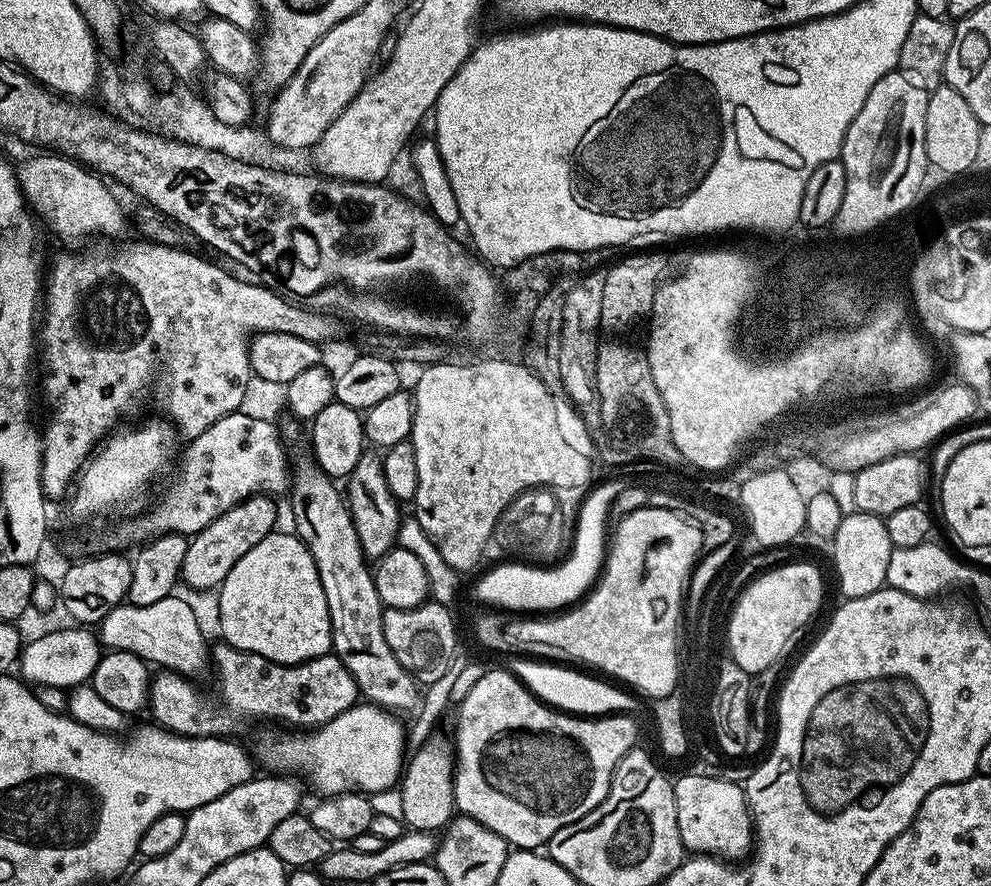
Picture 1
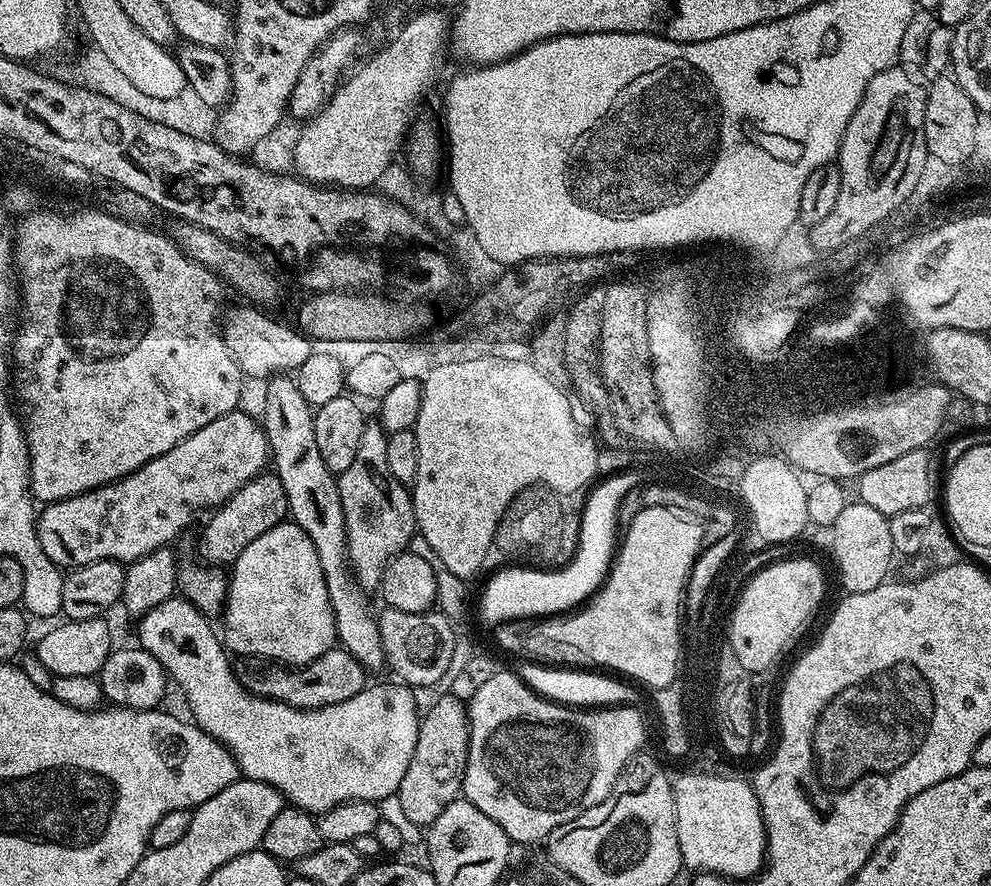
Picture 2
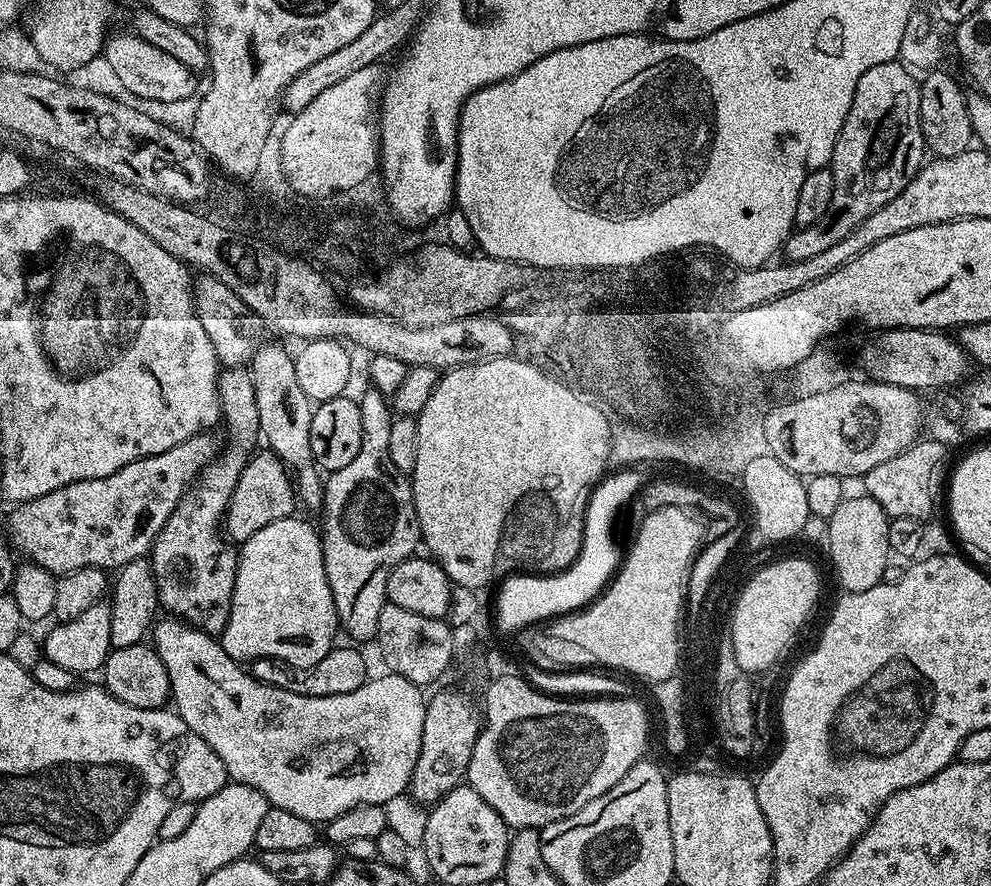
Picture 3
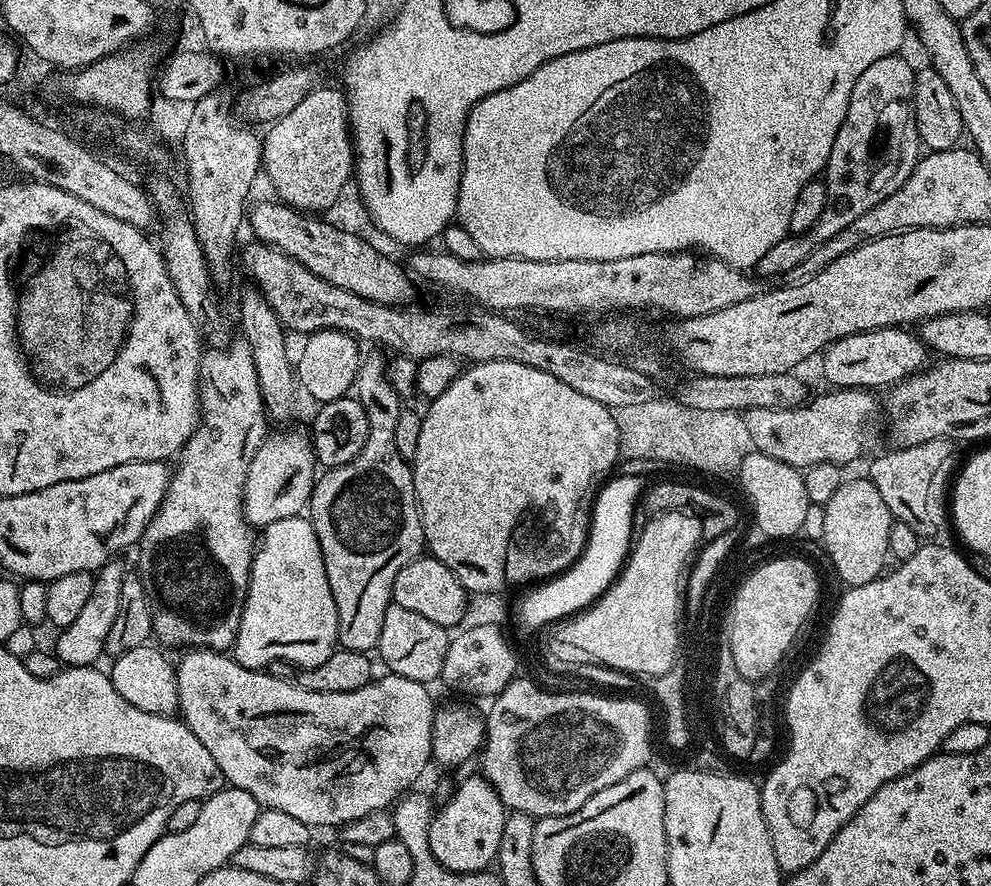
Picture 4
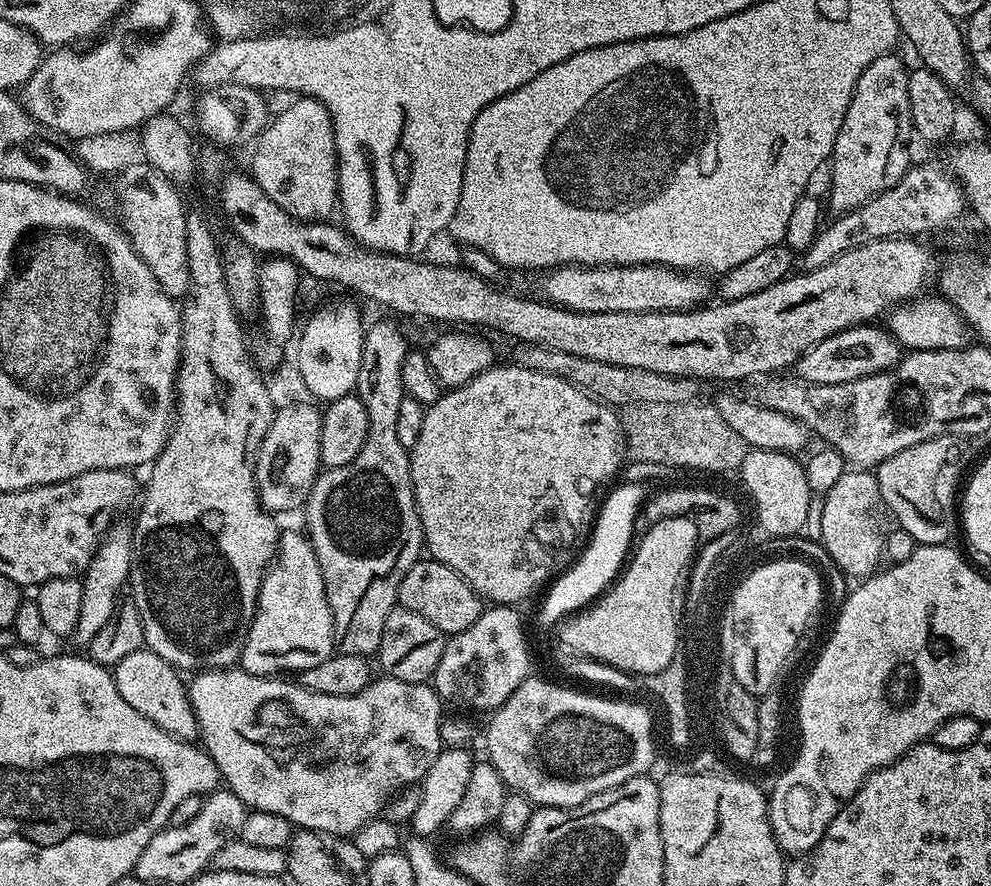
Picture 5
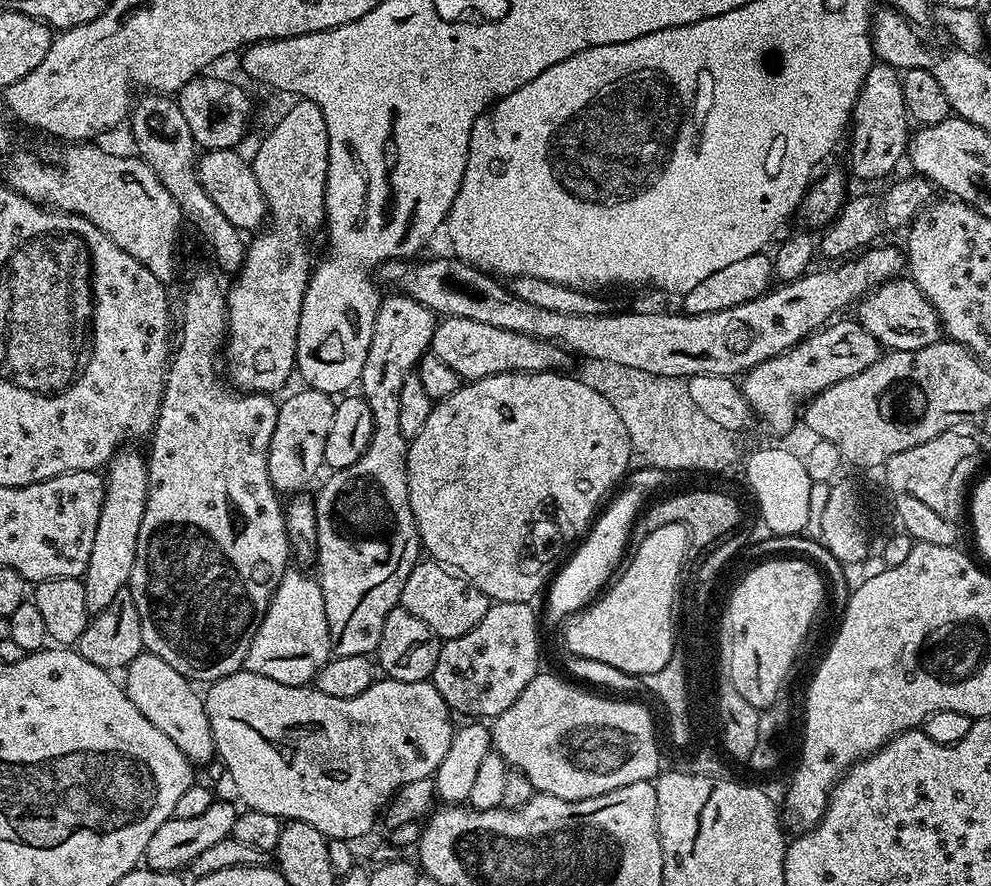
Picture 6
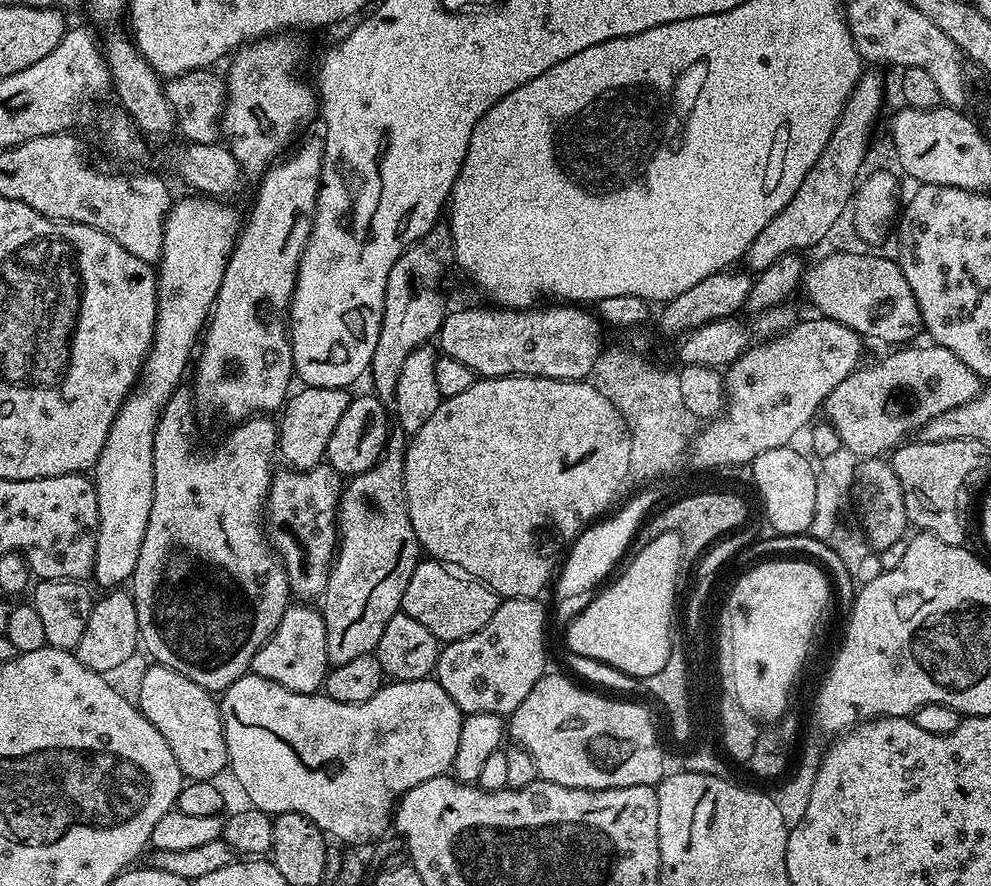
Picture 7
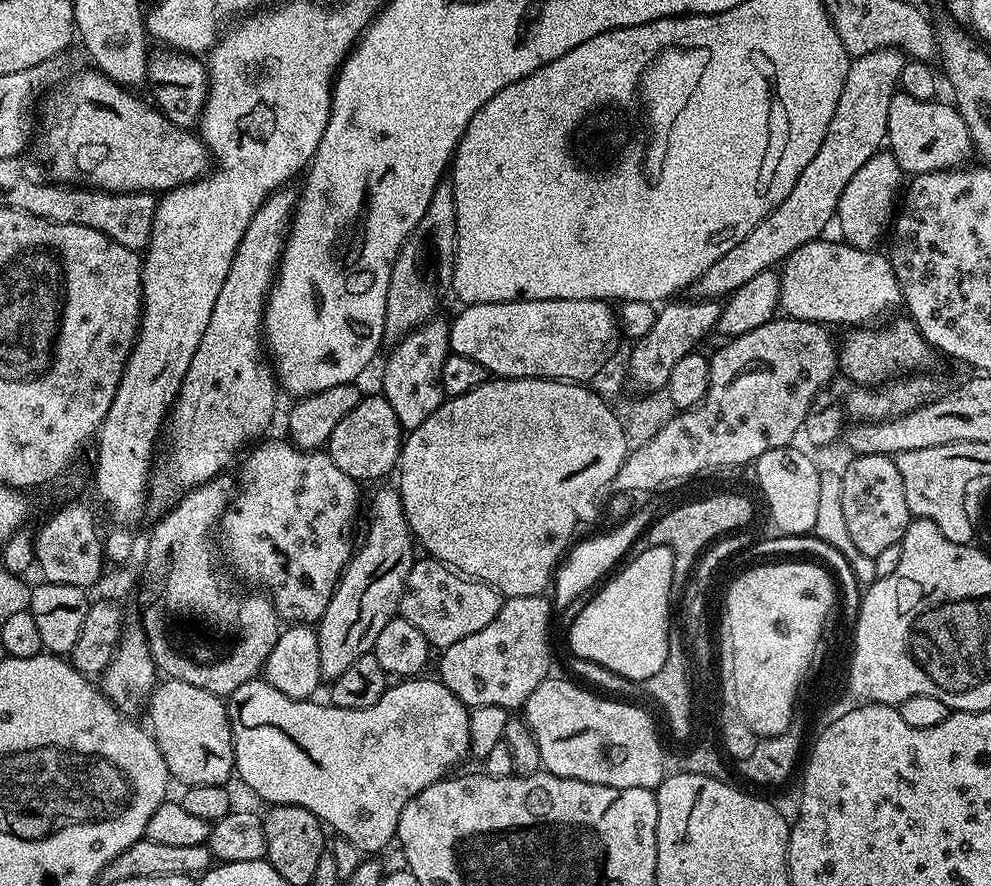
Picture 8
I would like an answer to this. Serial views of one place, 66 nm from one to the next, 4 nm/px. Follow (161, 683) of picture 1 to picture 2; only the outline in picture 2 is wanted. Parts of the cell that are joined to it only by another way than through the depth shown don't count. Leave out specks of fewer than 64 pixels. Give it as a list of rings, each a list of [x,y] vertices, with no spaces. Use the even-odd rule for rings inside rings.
[[[333,646],[317,660],[311,660],[303,666],[268,666],[268,669],[250,684],[256,695],[270,700],[281,700],[295,708],[321,708],[338,702],[346,702],[346,698],[354,698],[370,683],[369,673],[364,665],[354,658],[346,649]]]

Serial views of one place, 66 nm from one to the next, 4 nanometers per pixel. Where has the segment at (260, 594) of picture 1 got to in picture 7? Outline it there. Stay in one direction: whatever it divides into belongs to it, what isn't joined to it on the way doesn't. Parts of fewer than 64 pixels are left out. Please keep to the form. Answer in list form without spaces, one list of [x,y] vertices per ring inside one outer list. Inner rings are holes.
[[[293,603],[282,614],[272,637],[254,654],[251,671],[270,682],[278,682],[278,686],[286,686],[286,690],[319,693],[330,671],[323,615],[307,603]]]

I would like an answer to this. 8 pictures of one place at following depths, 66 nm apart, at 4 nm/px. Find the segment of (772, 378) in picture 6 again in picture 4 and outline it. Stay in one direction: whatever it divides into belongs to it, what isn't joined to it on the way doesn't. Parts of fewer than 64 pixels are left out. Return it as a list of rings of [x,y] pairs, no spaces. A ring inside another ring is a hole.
[[[904,326],[875,328],[835,340],[822,353],[824,376],[836,388],[884,390],[921,371],[929,363],[930,352],[915,331]]]

